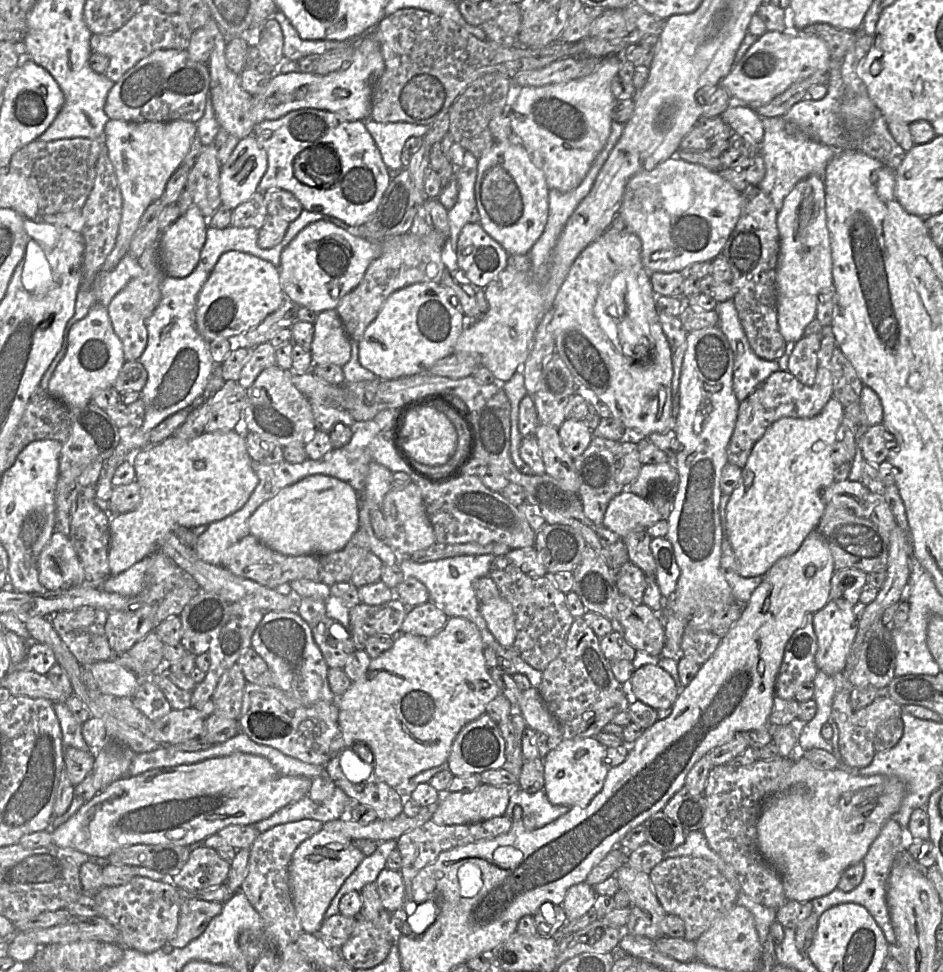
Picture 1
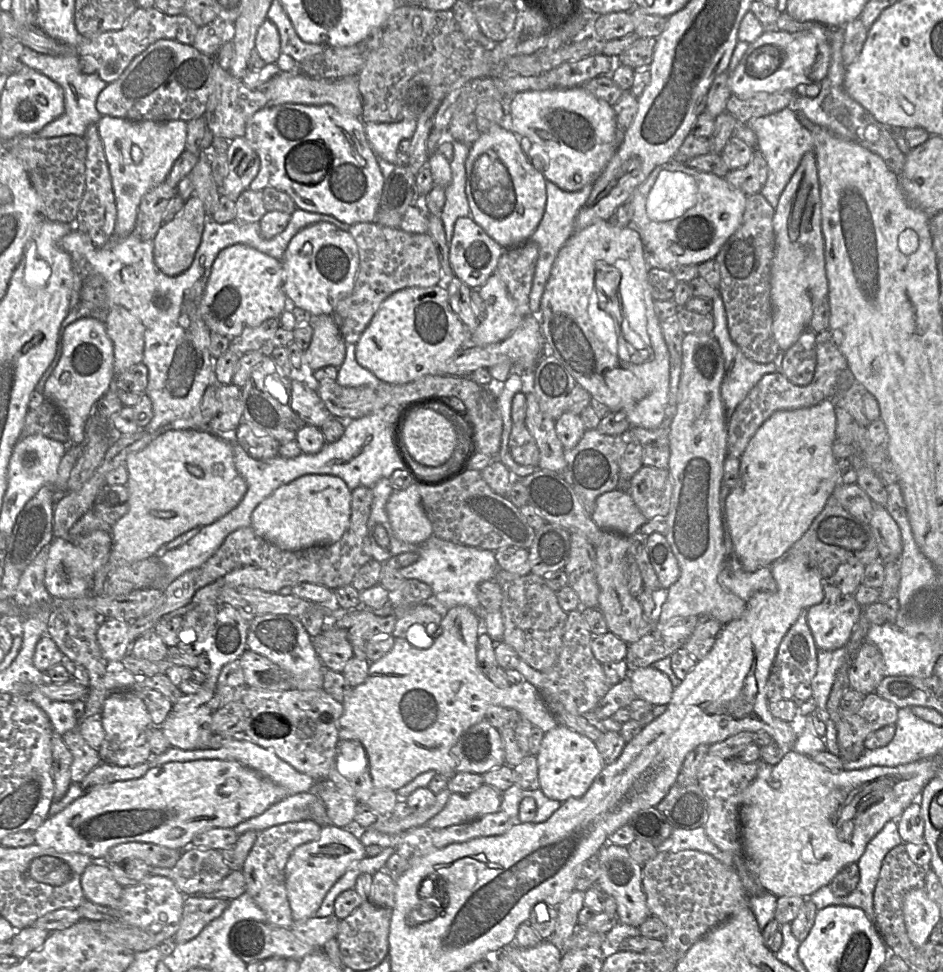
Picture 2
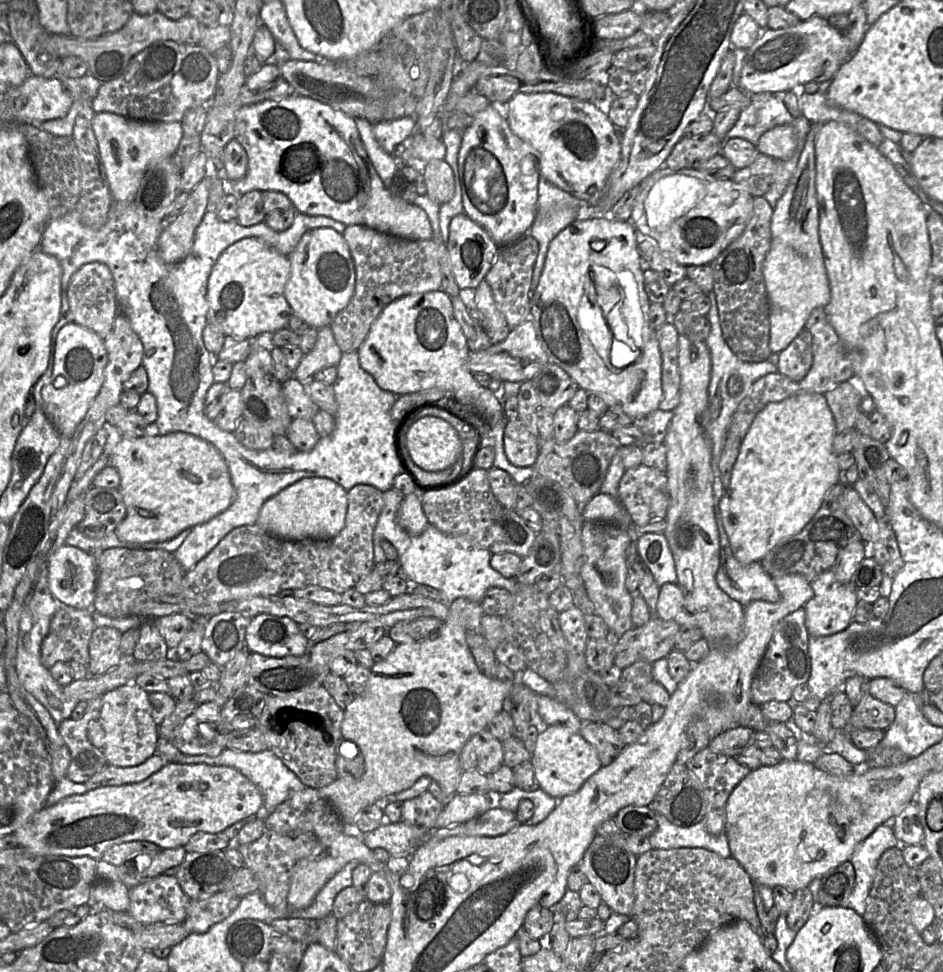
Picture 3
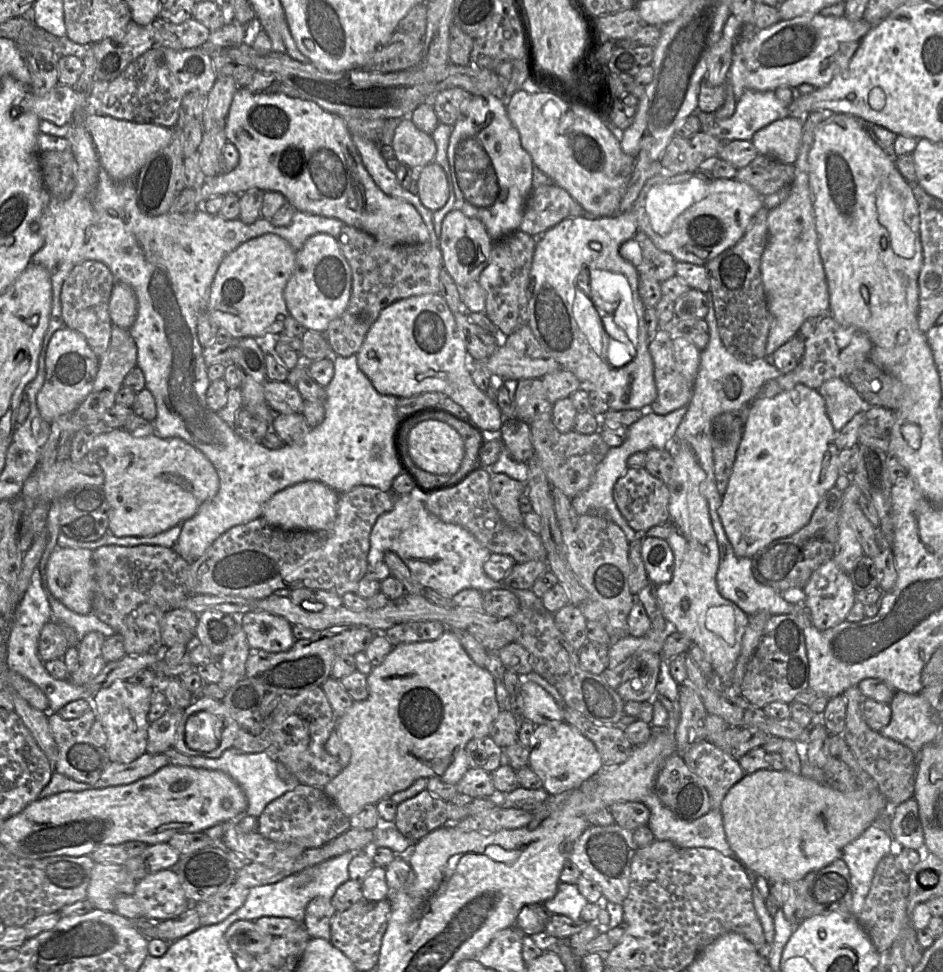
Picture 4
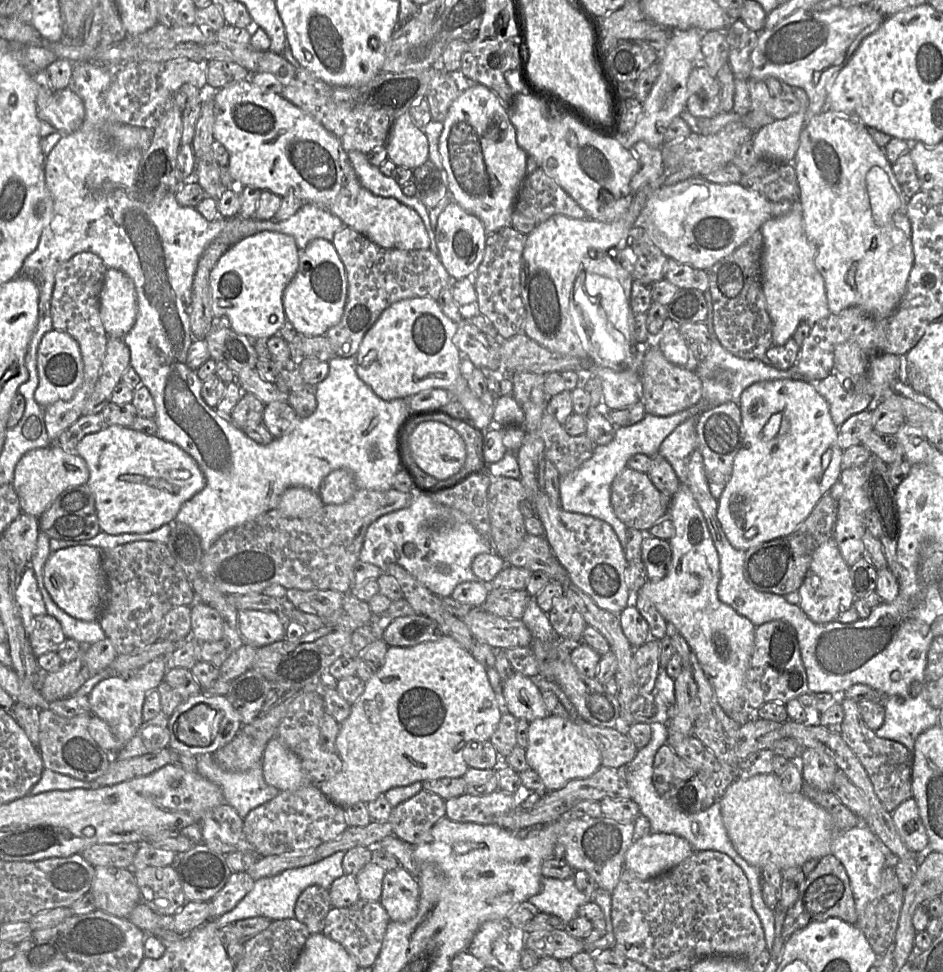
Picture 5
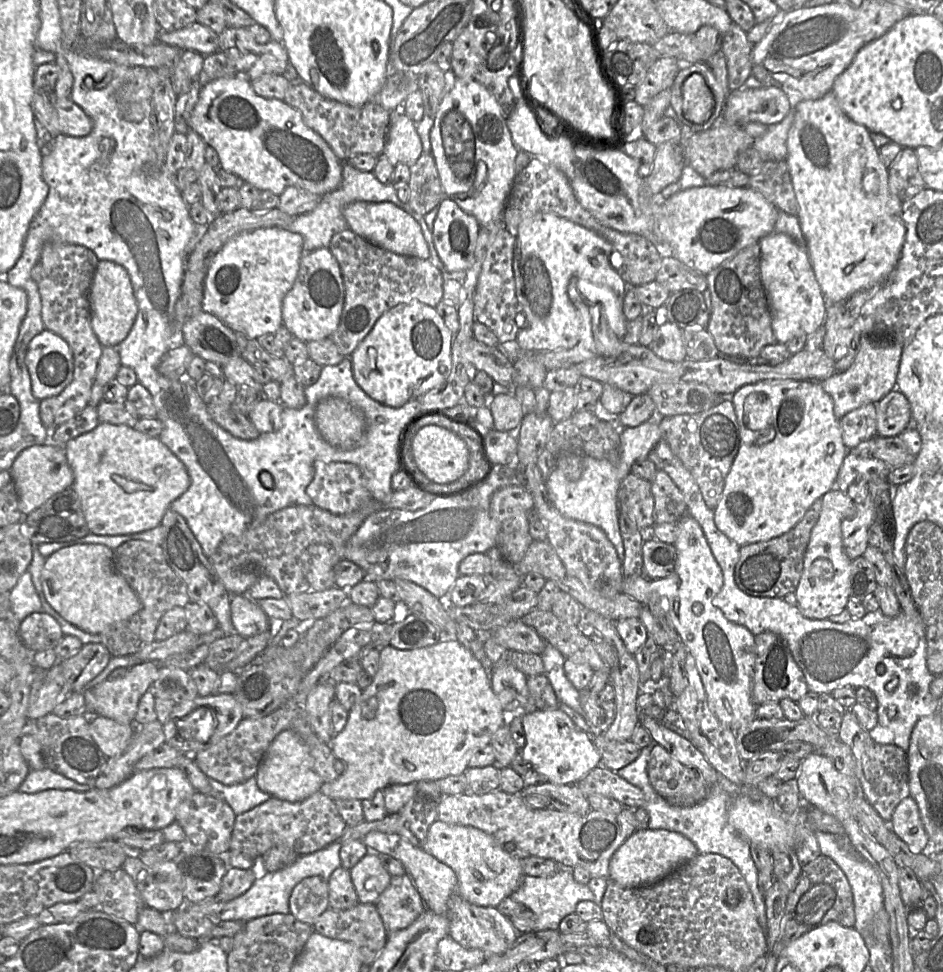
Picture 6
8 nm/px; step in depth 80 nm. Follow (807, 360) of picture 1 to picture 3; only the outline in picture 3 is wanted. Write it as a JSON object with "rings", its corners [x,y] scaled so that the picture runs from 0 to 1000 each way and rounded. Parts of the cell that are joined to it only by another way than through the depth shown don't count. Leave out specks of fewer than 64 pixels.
{"rings":[[[854,338],[825,363],[824,382],[840,392],[846,393],[856,386],[861,372],[861,344]]]}

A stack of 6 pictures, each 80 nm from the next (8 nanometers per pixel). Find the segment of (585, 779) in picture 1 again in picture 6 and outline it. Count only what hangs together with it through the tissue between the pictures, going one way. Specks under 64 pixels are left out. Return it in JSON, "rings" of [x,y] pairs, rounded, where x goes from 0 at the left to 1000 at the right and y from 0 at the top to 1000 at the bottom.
{"rings":[[[593,727],[587,730],[567,730],[552,738],[558,765],[552,771],[555,781],[571,795],[589,807],[611,807],[627,792],[637,787],[637,777],[628,757],[615,750]]]}

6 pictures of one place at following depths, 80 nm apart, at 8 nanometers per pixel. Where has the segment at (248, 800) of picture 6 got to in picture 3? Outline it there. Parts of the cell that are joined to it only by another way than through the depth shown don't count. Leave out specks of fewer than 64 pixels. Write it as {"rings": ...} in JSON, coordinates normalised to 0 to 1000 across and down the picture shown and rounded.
{"rings":[[[240,770],[232,777],[227,779],[221,777],[196,777],[193,775],[191,782],[182,785],[242,788],[252,792],[266,802],[277,814],[279,818],[278,833],[281,833],[281,835],[288,834],[294,828],[305,822],[313,815],[324,810],[318,801],[284,771],[268,775]]]}

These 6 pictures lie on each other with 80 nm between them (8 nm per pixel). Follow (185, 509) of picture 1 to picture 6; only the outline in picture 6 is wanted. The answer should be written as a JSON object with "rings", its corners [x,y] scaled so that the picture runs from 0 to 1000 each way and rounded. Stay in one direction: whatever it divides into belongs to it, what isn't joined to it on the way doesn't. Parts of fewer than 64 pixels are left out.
{"rings":[[[106,434],[101,441],[72,454],[67,461],[78,488],[75,502],[85,512],[95,548],[101,550],[142,549],[166,542],[181,517],[196,507],[201,499],[195,477],[170,452],[135,437]]]}

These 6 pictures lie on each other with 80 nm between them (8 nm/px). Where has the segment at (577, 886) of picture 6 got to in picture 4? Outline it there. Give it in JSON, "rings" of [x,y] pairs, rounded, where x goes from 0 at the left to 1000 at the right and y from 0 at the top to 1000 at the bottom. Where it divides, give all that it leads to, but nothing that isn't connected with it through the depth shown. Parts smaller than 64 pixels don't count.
{"rings":[[[594,906],[590,921],[575,930],[584,941],[598,941],[608,947],[614,947],[618,933],[624,929],[614,918],[612,909]]]}

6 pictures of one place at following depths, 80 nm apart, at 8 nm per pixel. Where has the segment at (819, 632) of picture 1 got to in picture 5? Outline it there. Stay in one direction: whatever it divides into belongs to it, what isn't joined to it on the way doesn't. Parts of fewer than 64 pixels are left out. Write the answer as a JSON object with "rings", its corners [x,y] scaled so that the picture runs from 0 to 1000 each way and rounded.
{"rings":[[[884,552],[872,559],[863,567],[859,583],[846,610],[848,612],[848,626],[866,642],[887,639],[892,631],[903,624],[907,612],[901,594],[901,582],[892,572]]]}

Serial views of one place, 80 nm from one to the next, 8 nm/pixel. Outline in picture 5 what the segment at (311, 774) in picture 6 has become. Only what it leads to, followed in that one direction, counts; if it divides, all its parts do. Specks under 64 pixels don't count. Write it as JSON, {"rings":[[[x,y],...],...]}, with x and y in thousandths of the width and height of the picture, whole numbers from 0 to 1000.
{"rings":[[[294,758],[282,766],[278,779],[279,799],[283,807],[297,814],[312,814],[331,807],[318,780],[303,770]]]}

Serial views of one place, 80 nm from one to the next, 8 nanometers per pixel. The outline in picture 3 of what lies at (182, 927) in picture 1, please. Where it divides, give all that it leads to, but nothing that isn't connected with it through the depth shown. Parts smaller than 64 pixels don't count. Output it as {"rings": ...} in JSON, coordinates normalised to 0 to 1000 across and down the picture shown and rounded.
{"rings":[[[232,917],[224,922],[201,926],[195,951],[200,960],[216,960],[225,952],[243,942],[257,923],[244,917]]]}

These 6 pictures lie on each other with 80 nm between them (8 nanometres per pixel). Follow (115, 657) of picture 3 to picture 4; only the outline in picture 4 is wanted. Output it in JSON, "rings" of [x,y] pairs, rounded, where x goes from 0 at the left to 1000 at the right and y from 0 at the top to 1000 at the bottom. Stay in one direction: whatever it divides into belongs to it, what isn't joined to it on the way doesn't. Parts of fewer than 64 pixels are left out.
{"rings":[[[106,650],[90,653],[82,665],[84,685],[72,700],[82,706],[88,706],[102,697],[113,683],[108,675],[108,664],[113,655]]]}

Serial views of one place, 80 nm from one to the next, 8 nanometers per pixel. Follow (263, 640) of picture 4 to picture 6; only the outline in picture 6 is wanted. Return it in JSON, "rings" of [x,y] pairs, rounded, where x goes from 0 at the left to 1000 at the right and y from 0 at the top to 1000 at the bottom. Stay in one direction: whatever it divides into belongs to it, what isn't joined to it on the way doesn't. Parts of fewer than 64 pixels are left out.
{"rings":[[[246,612],[244,623],[249,650],[259,656],[267,655],[286,647],[286,636],[262,612]]]}

